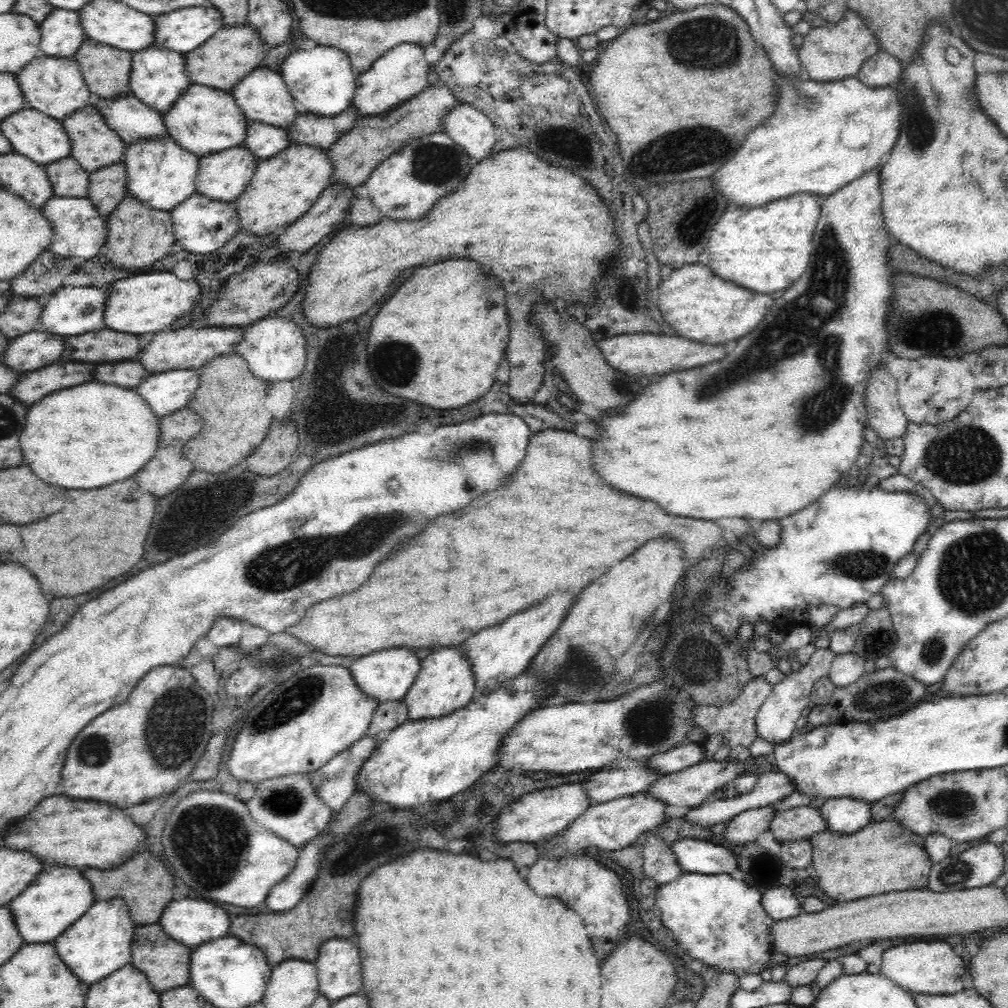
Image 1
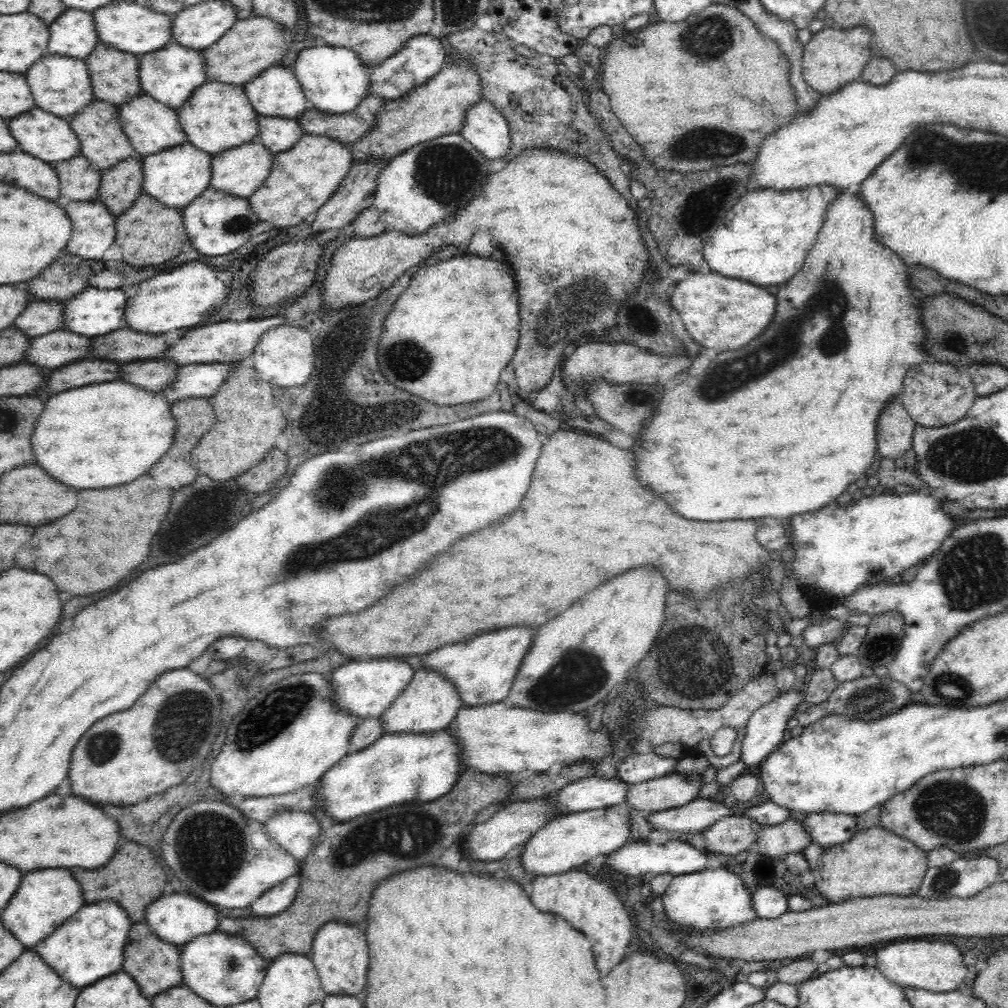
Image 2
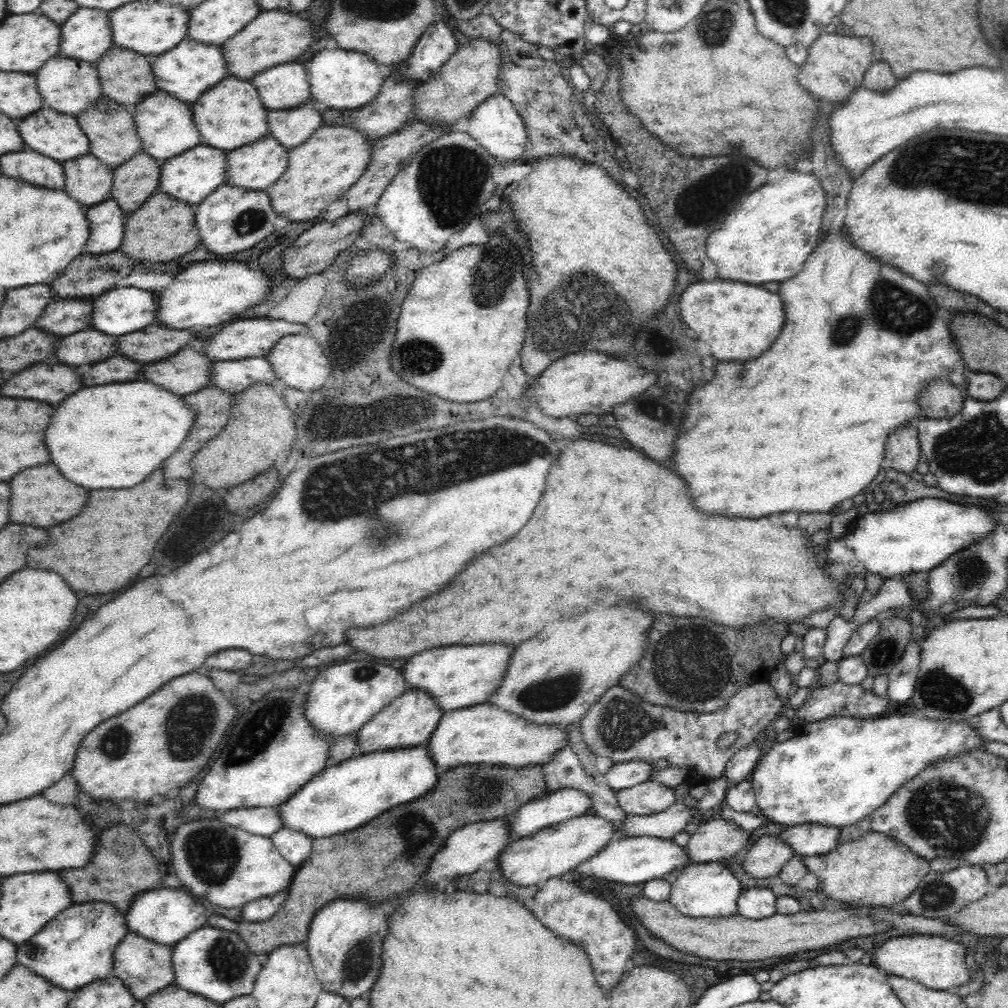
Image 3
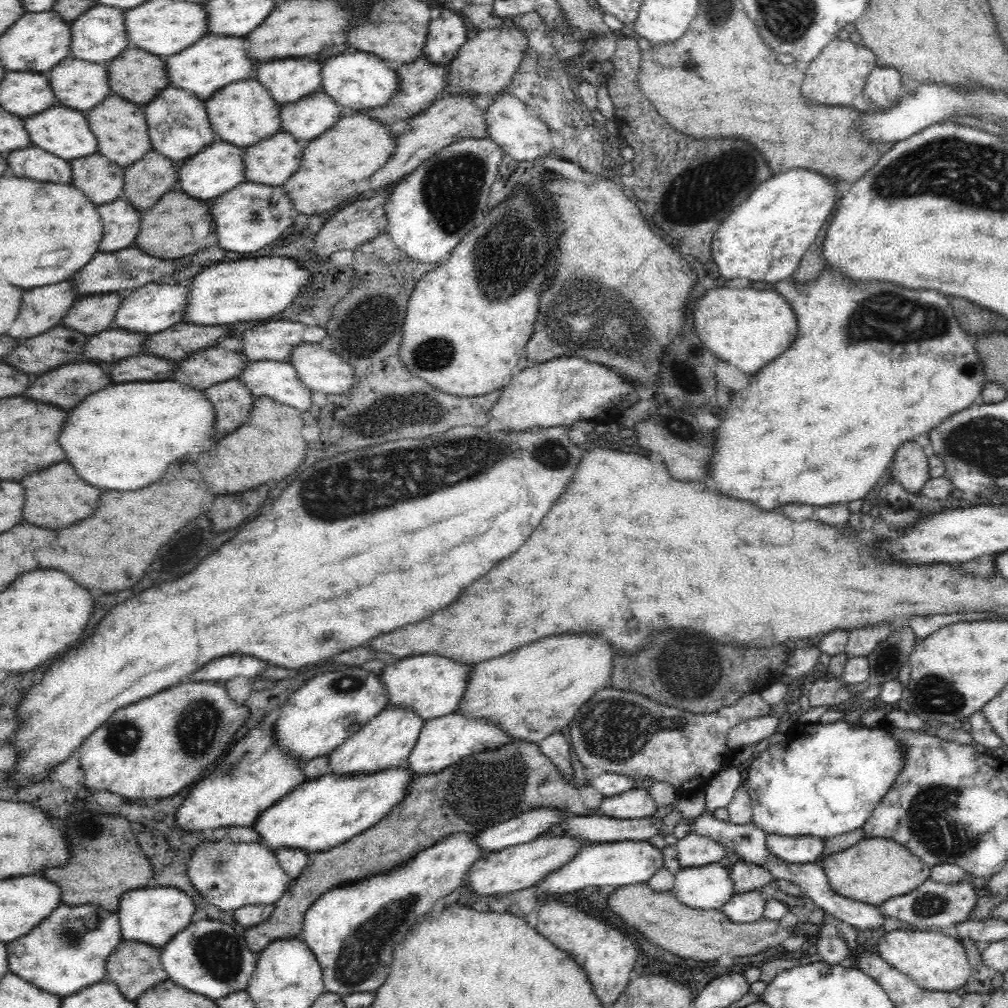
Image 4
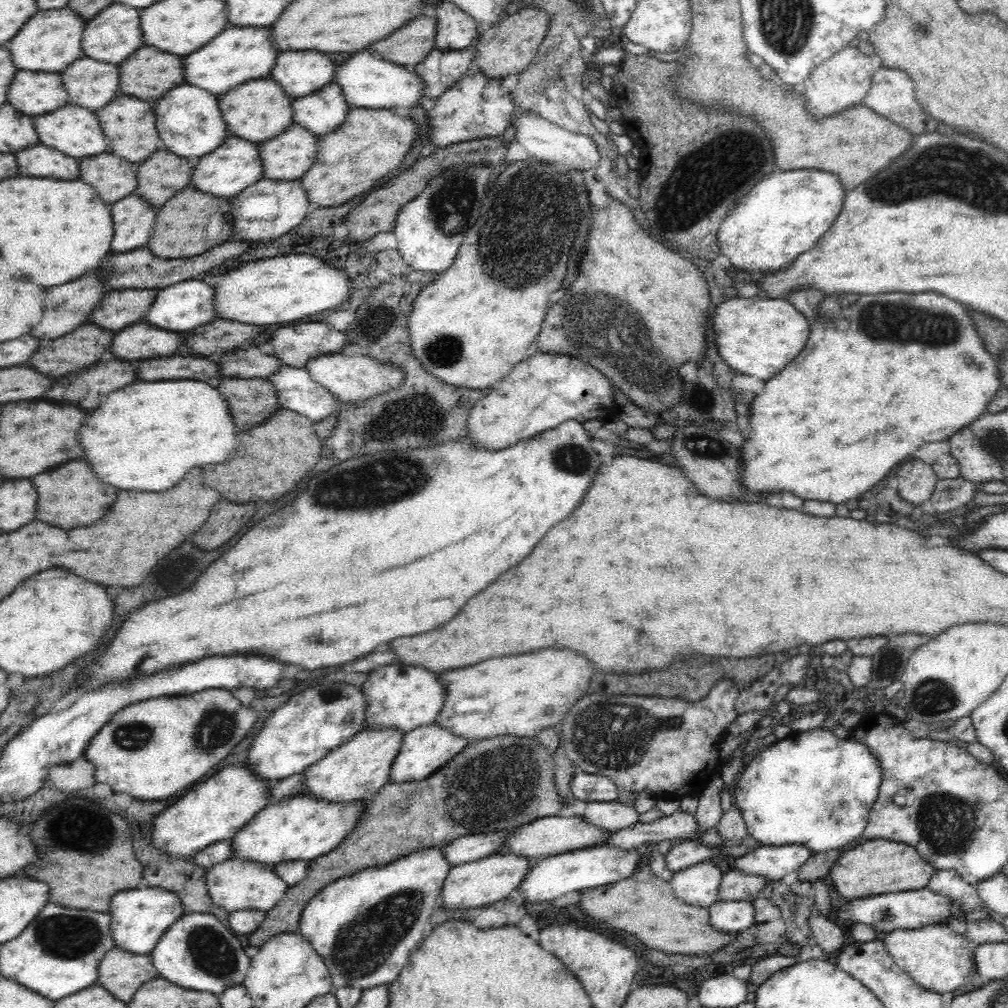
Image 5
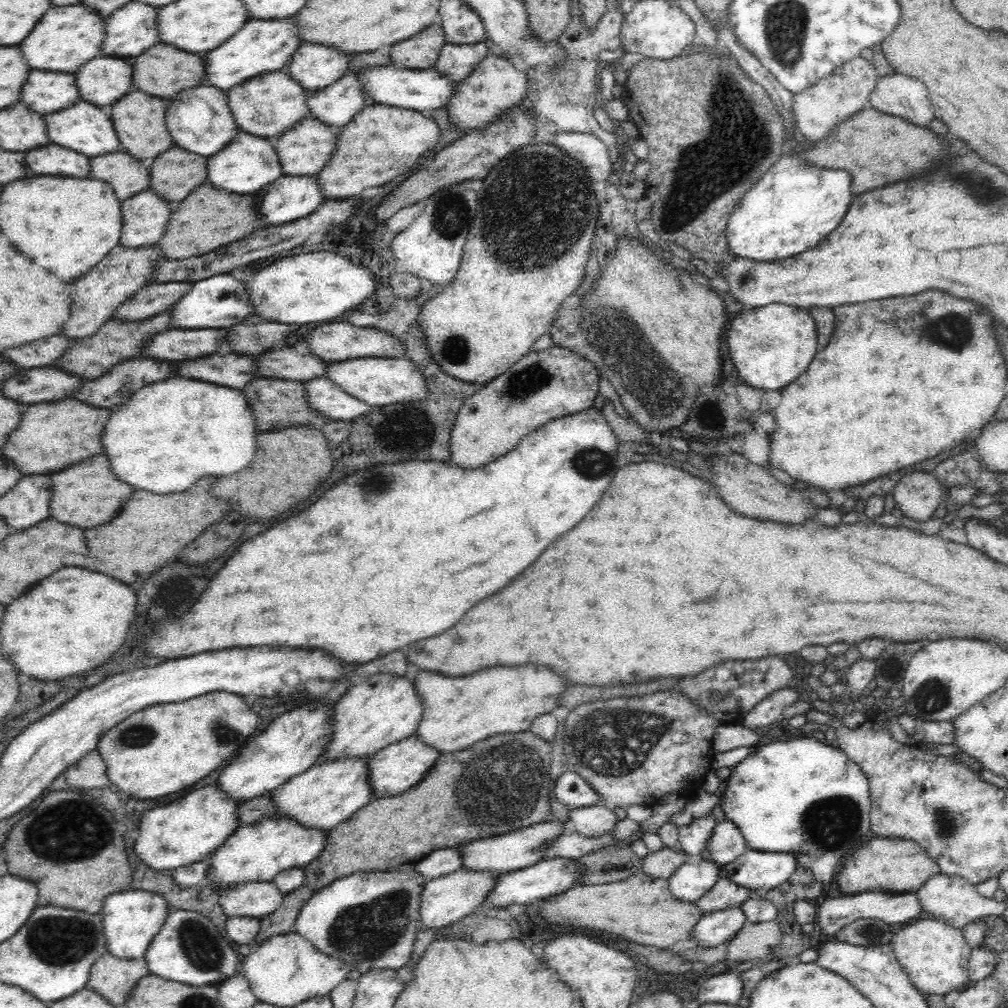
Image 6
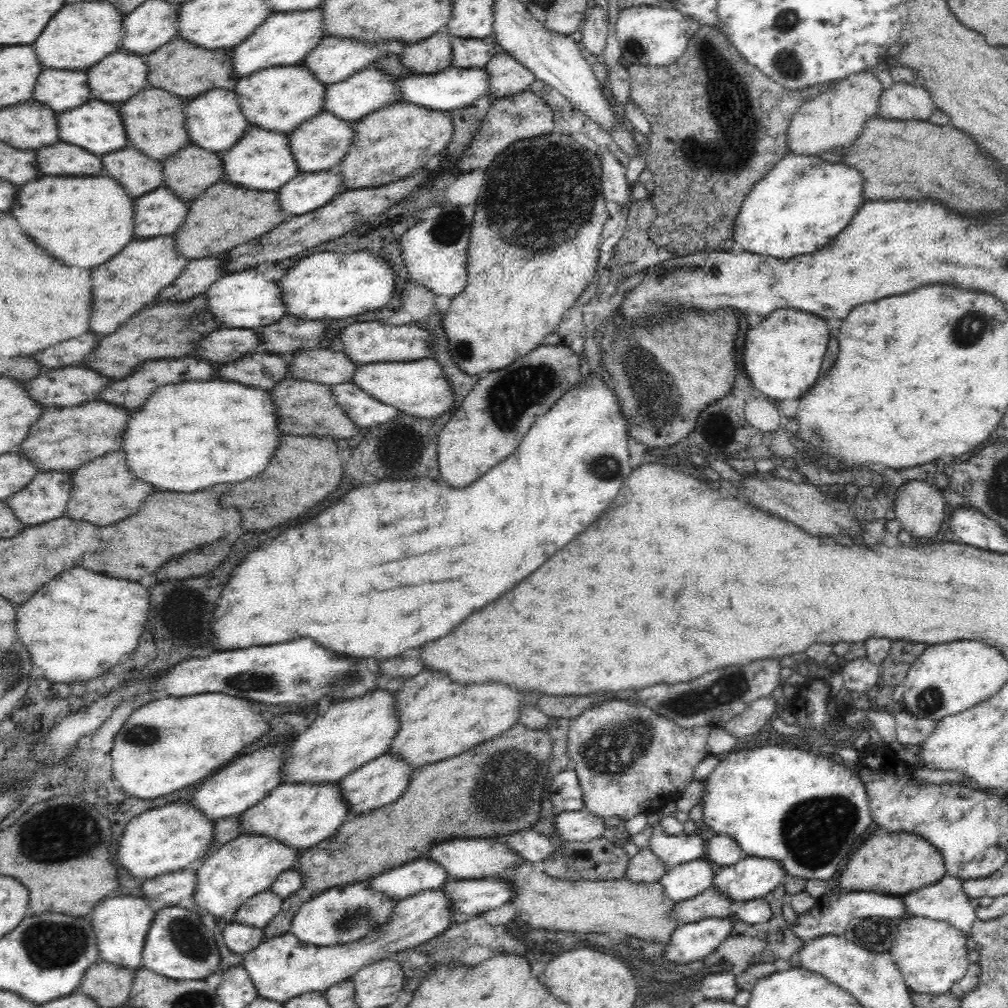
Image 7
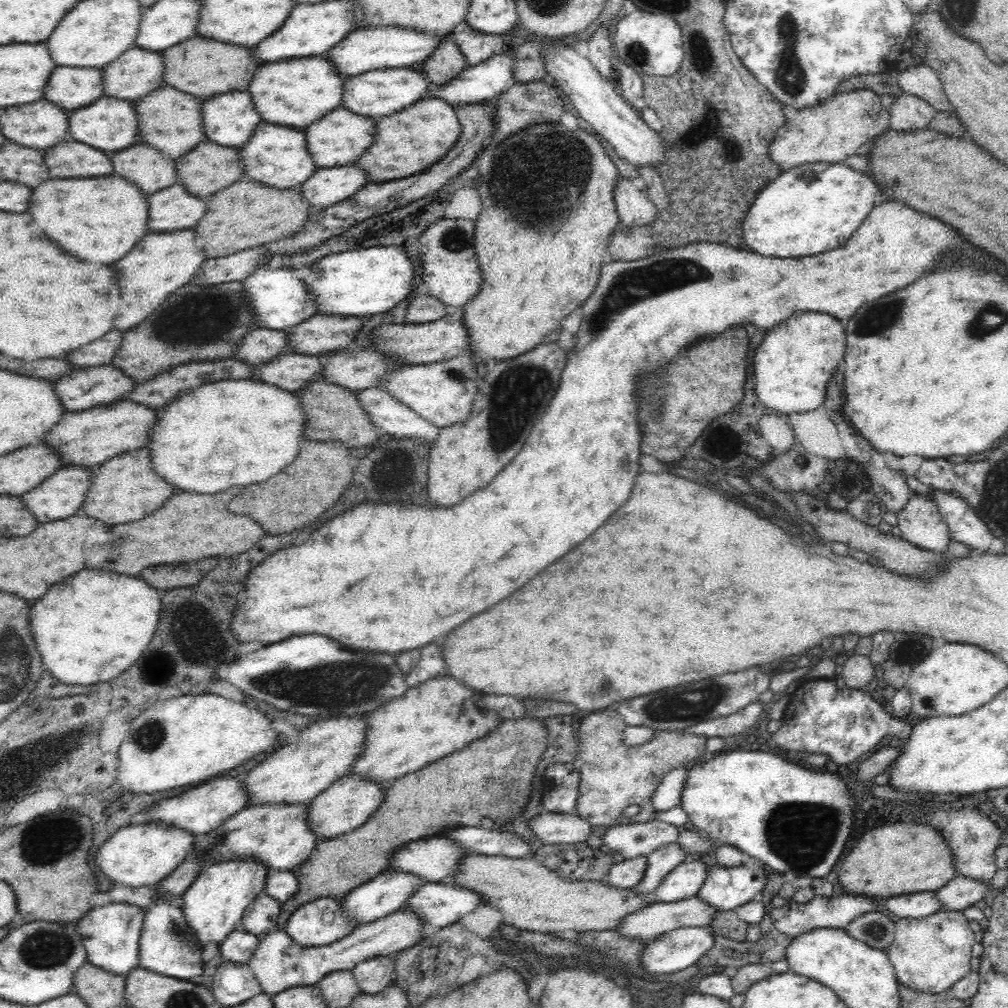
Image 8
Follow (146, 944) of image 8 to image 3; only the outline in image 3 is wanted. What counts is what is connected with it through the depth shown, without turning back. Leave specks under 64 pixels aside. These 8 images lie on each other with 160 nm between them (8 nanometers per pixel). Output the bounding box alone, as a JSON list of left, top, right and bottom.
[171,924,263,1004]

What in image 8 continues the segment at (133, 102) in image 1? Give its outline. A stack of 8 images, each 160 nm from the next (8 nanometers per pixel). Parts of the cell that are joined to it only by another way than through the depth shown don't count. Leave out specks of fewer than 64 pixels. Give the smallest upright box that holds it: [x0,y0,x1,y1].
[204,91,262,148]

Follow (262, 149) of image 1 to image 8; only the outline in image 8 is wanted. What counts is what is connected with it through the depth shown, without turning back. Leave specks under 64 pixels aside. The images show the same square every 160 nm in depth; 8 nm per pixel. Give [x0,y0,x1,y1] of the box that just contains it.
[341,68,428,118]

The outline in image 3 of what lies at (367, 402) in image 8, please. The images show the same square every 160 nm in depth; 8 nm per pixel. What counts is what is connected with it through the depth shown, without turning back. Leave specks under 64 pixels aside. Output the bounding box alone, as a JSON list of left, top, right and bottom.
[208,356,281,394]

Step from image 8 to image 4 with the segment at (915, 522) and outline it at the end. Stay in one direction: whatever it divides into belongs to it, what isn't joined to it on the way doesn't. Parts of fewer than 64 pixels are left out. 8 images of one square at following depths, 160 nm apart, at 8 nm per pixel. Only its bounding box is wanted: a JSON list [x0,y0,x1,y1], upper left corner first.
[890,442,931,494]

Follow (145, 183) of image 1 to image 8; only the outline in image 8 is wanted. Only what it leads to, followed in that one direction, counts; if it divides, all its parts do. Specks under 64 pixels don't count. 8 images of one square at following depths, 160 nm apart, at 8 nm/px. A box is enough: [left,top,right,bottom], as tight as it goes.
[238,121,317,188]

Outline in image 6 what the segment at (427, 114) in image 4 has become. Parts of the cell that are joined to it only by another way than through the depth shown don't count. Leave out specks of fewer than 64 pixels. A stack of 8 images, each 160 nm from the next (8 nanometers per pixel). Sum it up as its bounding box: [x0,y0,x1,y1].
[446,55,528,128]

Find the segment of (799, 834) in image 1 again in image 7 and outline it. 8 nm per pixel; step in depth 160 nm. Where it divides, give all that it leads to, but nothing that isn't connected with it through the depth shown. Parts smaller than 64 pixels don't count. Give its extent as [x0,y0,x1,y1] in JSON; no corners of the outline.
[669,887,732,927]

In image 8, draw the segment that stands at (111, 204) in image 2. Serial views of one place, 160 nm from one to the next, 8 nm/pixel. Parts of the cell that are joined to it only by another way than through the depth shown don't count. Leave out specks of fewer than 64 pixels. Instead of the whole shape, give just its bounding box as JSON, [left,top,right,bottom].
[176,140,246,198]

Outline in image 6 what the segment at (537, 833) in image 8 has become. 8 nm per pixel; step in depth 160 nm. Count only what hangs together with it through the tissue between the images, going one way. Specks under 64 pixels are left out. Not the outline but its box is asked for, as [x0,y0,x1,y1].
[568,804,616,838]

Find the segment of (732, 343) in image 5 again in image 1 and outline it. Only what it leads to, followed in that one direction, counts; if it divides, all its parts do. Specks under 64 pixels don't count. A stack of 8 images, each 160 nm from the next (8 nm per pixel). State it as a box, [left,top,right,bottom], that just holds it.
[659,261,774,345]

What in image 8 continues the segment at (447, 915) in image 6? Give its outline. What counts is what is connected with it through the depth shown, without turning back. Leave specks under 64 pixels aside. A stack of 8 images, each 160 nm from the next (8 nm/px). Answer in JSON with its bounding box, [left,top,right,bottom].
[247,910,424,996]

